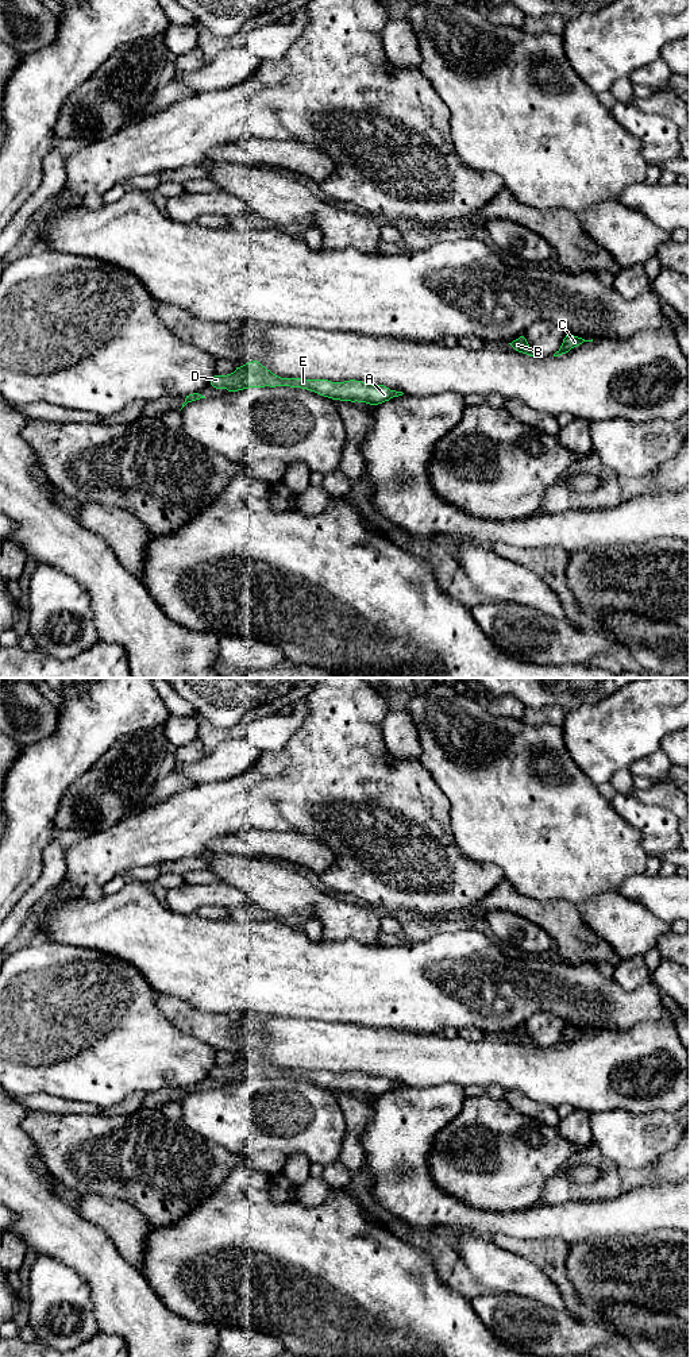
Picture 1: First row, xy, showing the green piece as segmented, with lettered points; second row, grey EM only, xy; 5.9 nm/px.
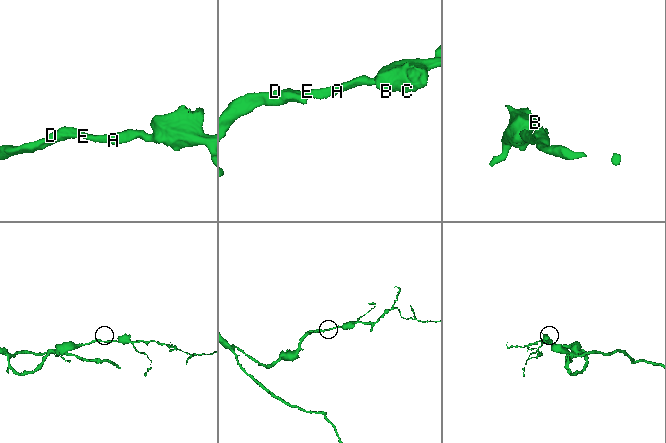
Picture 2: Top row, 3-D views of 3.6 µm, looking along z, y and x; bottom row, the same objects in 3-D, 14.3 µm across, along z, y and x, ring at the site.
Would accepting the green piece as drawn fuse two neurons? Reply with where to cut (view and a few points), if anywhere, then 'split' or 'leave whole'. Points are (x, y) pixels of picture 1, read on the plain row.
cut none; leave whole

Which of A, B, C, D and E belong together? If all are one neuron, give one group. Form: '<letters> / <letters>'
A B C D E

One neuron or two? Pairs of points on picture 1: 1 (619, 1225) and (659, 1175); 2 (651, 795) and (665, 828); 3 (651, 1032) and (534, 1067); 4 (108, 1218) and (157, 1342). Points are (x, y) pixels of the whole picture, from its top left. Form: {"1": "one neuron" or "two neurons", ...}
{"1": "two neurons", "2": "two neurons", "3": "one neuron", "4": "two neurons"}

